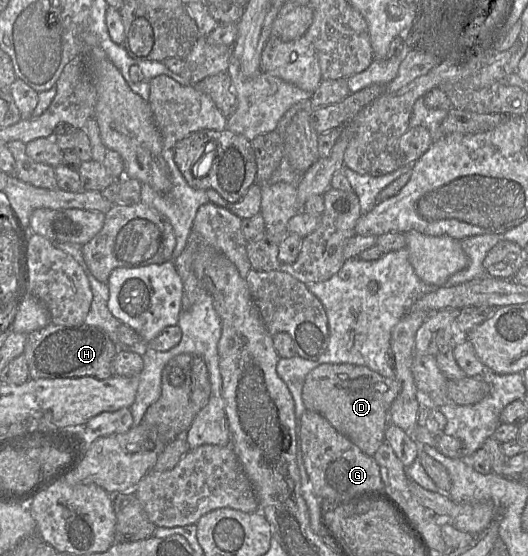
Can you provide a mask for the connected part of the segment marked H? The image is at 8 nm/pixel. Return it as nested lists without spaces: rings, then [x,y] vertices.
[[[49,324],[27,335],[24,355],[28,363],[29,378],[94,377],[104,380],[112,377],[112,363],[118,348],[108,334],[95,326]]]

